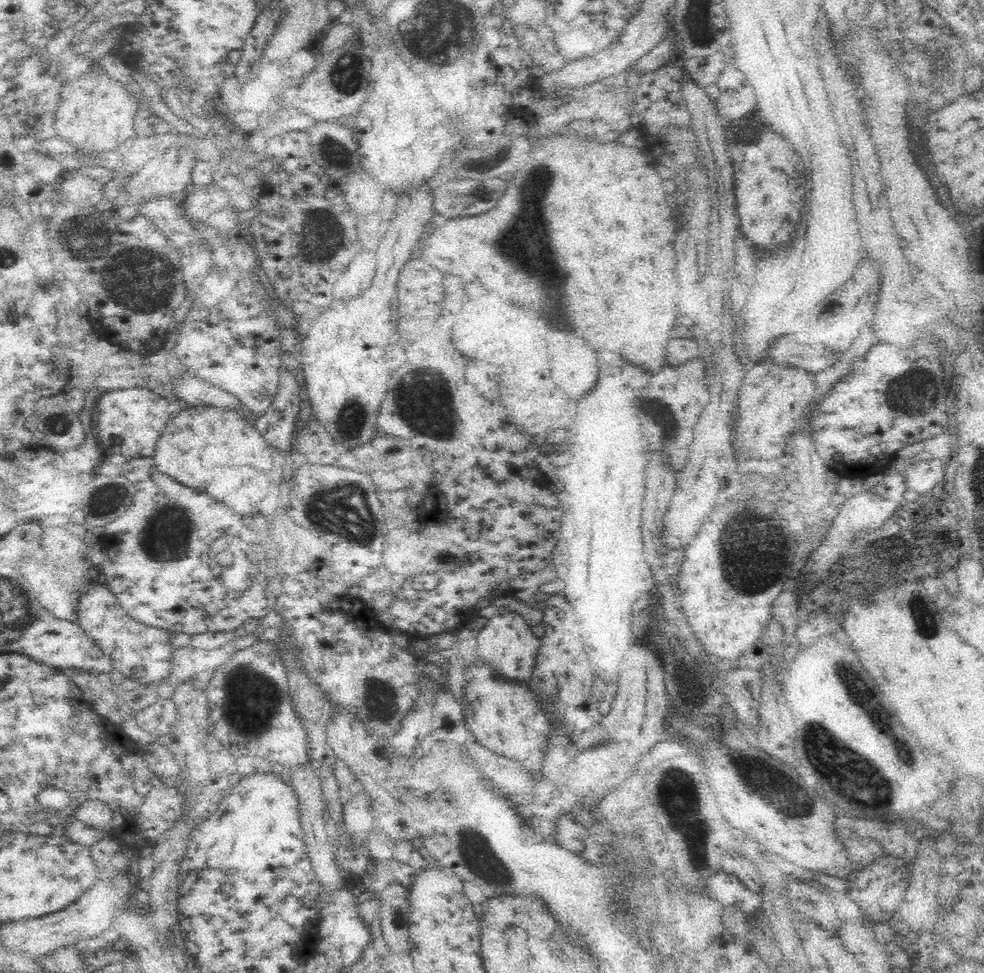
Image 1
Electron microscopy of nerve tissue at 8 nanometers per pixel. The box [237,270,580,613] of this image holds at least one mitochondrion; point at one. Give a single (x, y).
(423, 403)

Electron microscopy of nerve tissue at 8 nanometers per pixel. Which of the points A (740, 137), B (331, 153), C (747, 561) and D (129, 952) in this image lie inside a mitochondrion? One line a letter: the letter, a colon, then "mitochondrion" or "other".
A: other
B: mitochondrion
C: mitochondrion
D: other

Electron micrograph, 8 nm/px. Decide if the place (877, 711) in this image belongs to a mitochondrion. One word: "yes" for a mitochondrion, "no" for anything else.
yes

